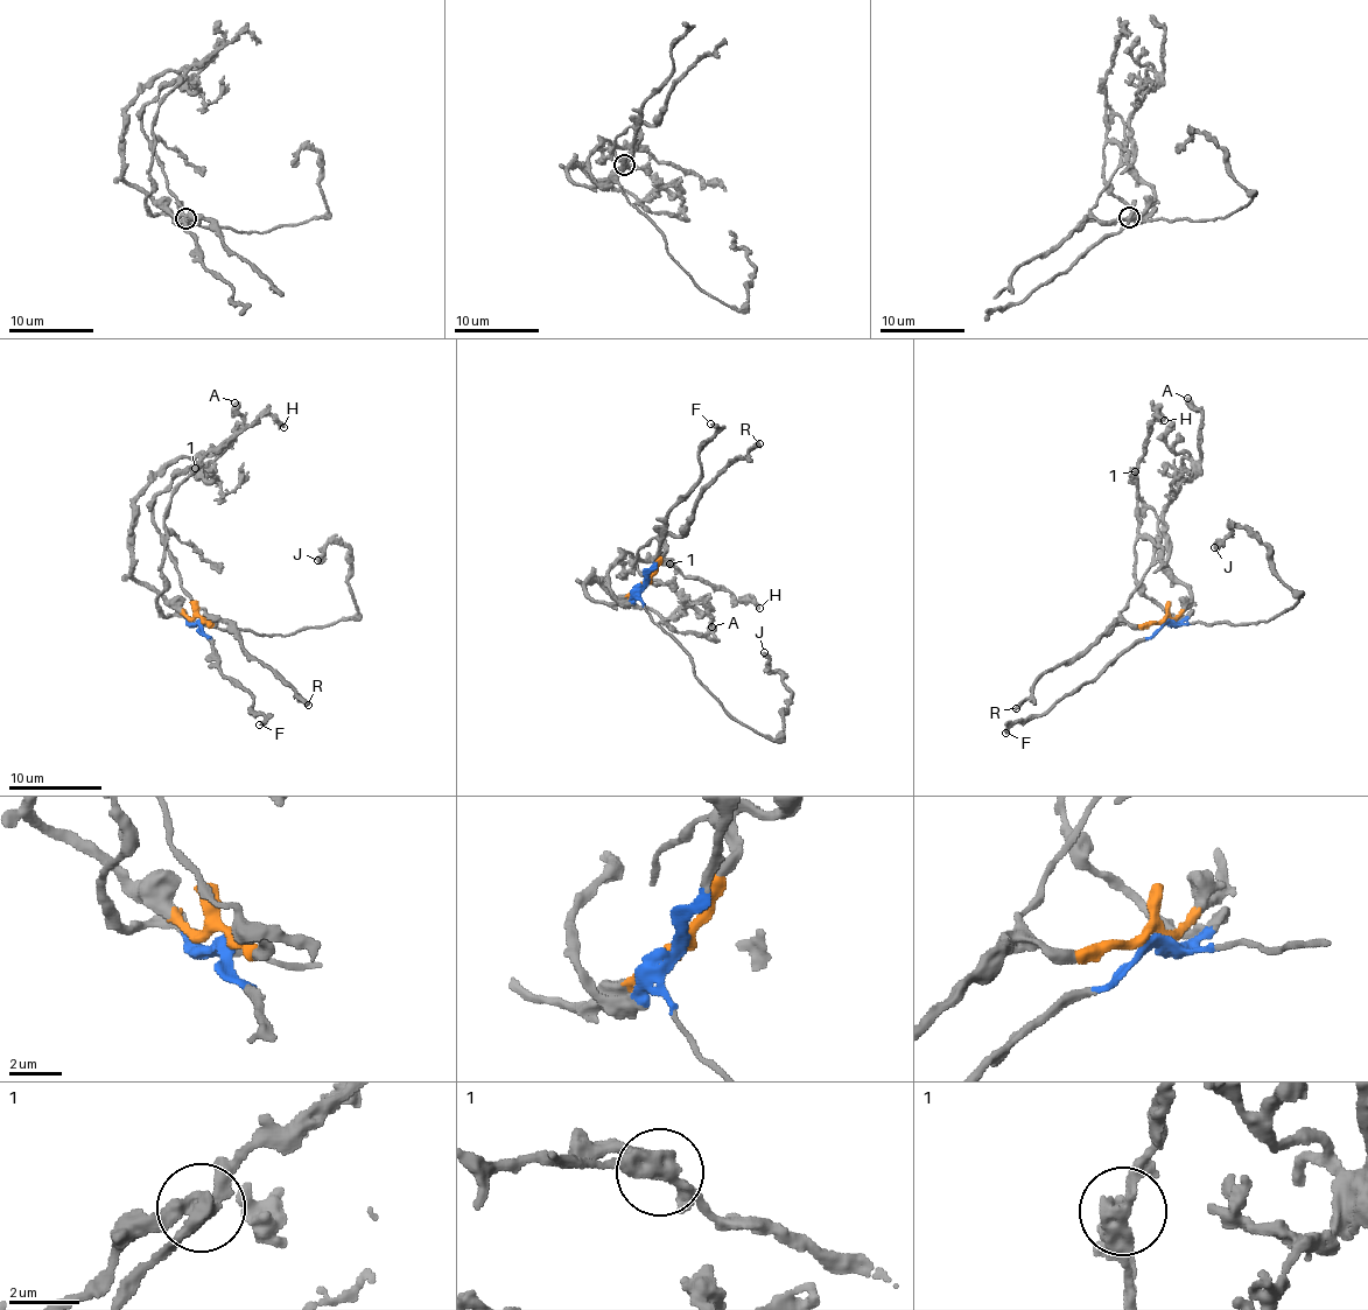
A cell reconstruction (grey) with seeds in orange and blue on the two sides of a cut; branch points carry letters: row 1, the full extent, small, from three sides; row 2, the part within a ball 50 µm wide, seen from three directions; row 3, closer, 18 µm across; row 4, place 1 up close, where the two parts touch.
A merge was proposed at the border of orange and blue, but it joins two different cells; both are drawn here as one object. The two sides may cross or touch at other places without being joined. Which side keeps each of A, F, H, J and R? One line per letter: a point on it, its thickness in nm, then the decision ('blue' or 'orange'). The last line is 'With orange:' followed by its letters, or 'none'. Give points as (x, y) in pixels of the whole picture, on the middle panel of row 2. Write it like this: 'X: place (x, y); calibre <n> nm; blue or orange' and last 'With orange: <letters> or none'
A: place (711, 627); calibre 550 nm; orange
F: place (710, 424); calibre 360 nm; blue
H: place (759, 608); calibre 300 nm; blue
J: place (764, 652); calibre 420 nm; blue
R: place (759, 443); calibre 380 nm; orange
With orange: A, R

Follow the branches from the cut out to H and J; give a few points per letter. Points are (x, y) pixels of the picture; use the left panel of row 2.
H: (201, 620), (189, 623), (159, 610), (163, 513), (173, 490), (198, 460), (261, 415), (283, 427)
J: (201, 620), (196, 625), (271, 636), (352, 616), (357, 609), (348, 587), (348, 550), (329, 544), (317, 561)

